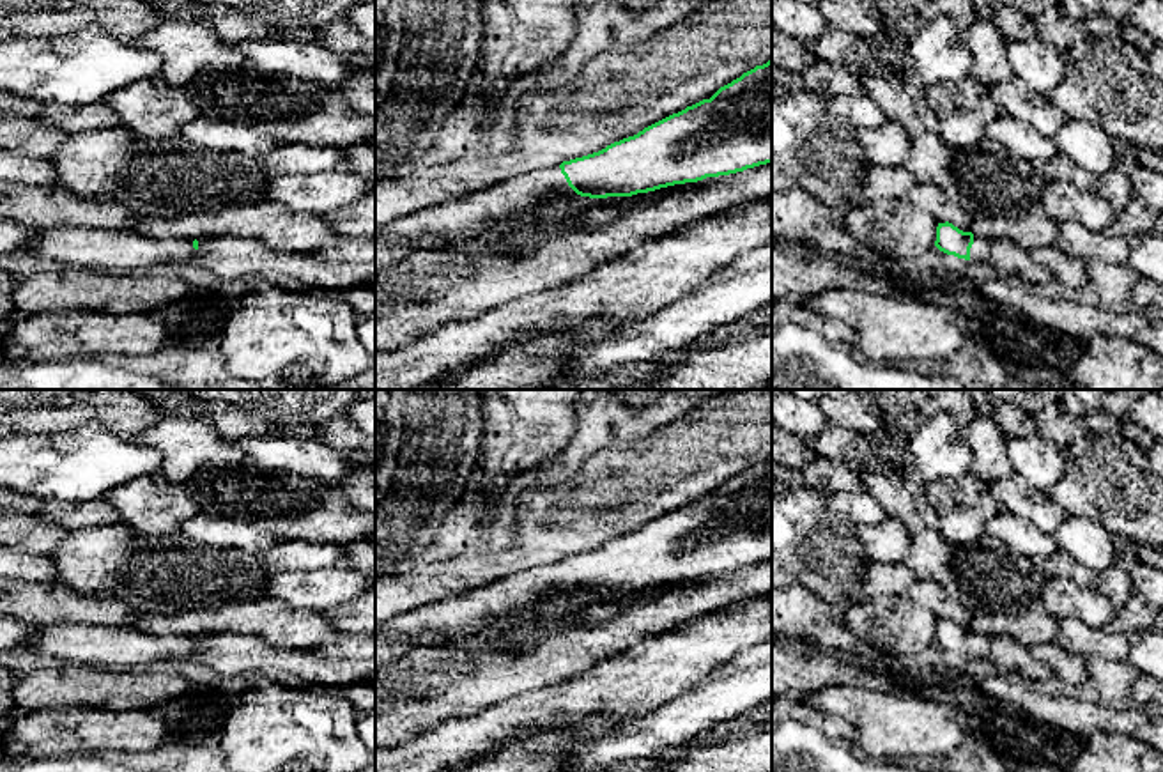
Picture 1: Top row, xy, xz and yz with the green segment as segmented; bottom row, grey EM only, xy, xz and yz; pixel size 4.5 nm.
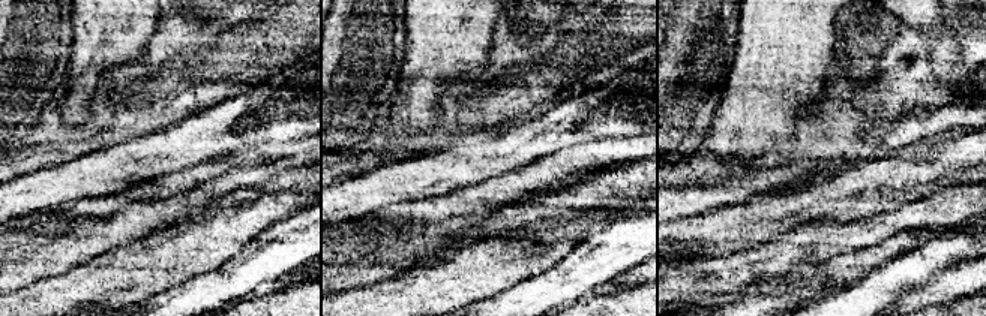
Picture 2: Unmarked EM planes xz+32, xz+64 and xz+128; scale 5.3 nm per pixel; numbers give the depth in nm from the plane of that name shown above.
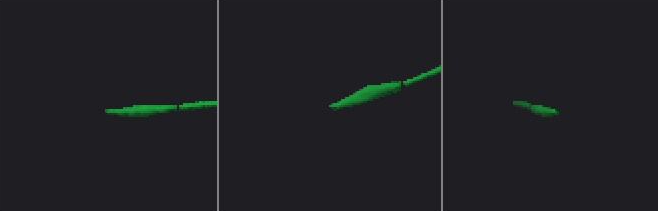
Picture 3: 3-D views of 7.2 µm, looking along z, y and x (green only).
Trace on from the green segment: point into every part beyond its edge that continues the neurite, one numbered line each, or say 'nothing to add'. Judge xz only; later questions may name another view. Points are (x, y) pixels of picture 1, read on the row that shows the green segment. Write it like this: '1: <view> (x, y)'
1: xz (510, 200)

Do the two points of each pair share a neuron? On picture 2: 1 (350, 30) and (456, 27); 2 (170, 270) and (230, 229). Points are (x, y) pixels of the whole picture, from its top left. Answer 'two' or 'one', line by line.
1: two
2: one

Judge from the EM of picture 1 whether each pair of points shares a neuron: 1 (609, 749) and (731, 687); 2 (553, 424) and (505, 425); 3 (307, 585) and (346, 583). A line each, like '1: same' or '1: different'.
1: same
2: same
3: same

